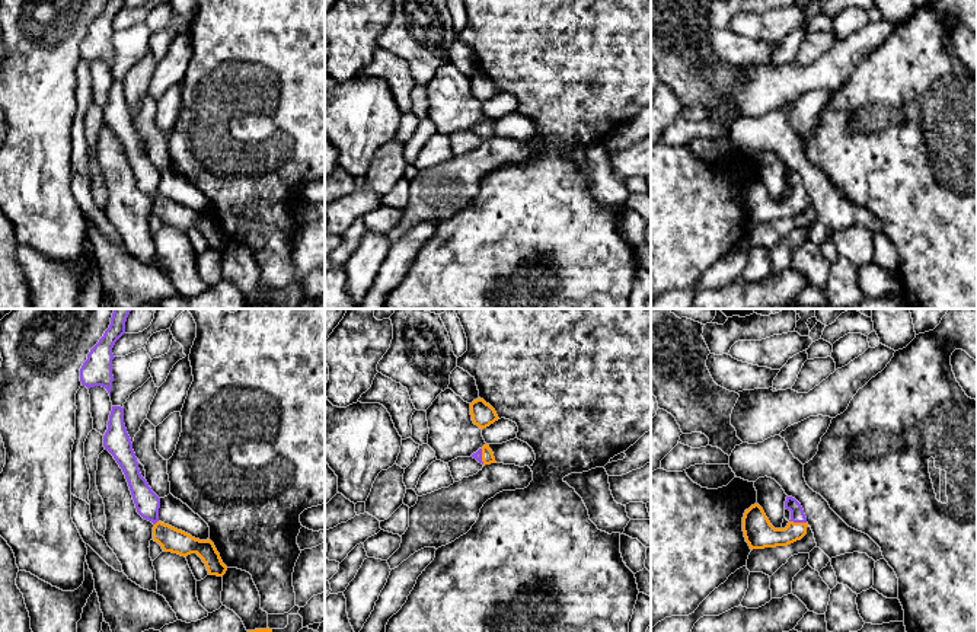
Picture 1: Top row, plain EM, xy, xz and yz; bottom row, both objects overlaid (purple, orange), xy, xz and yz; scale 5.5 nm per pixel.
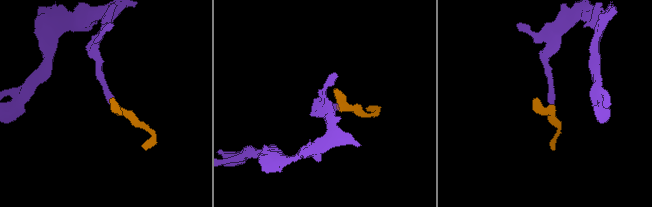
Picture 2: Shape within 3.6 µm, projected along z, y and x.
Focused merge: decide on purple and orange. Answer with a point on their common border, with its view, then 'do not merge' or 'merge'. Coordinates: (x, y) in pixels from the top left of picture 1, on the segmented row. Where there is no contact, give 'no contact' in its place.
contact yz (798, 522); merge

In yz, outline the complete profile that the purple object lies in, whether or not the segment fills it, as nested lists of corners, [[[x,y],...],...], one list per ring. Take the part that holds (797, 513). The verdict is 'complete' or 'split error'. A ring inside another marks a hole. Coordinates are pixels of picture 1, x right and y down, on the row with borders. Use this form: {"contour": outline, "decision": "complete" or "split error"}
{"contour": [[[786,497],[785,508],[791,511],[791,520],[785,529],[775,529],[759,504],[745,510],[743,532],[750,549],[788,546],[807,534],[807,517],[801,504]]], "decision": "split error"}

